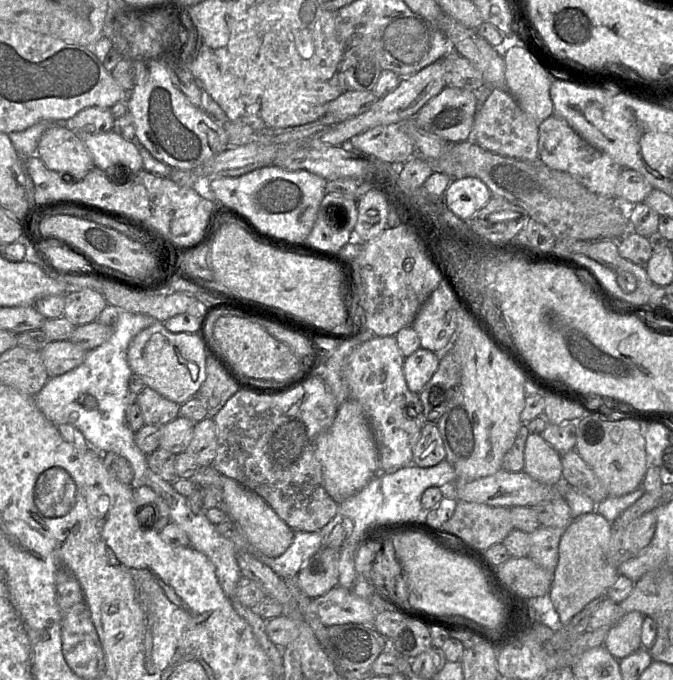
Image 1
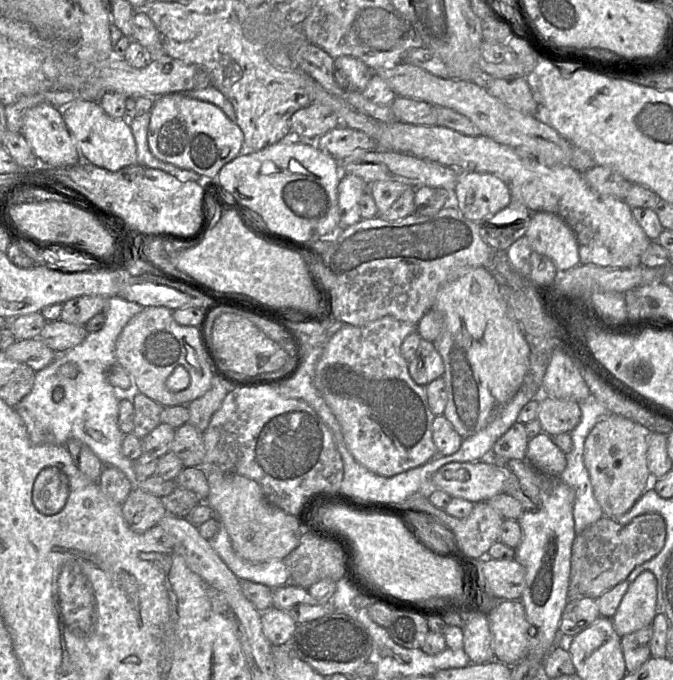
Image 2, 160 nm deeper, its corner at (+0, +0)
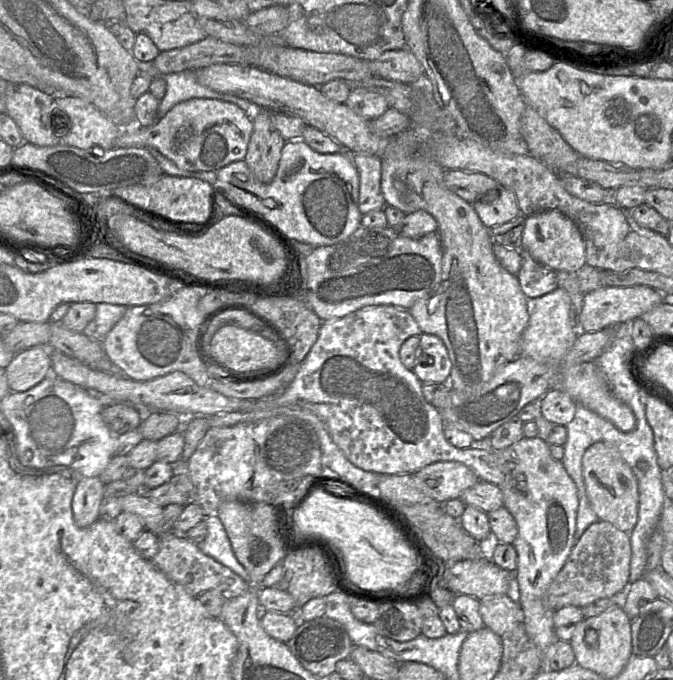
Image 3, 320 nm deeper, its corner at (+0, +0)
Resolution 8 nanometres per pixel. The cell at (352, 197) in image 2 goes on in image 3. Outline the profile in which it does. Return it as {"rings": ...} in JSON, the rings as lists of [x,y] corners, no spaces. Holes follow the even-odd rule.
{"rings":[[[365,153],[352,154],[352,162],[359,174],[358,208],[362,215],[386,206],[381,192],[382,159],[376,155]]]}

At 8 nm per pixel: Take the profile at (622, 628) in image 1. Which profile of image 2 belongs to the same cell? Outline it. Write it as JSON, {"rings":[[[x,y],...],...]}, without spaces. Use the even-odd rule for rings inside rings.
{"rings":[[[644,572],[629,585],[611,621],[615,632],[622,638],[651,625],[656,613],[656,579],[651,572]]]}

